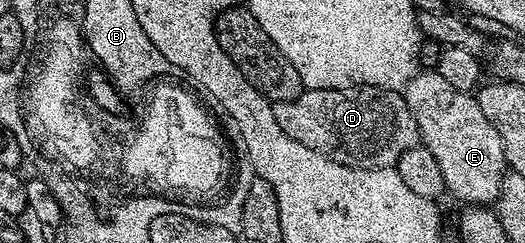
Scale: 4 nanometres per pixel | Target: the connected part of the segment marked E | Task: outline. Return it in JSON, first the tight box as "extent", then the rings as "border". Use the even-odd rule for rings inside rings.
{"extent":[403,71,507,205],"border":[[[419,71],[405,84],[403,96],[407,107],[411,107],[411,115],[417,120],[417,131],[420,144],[424,145],[431,155],[435,155],[435,163],[439,163],[439,171],[443,171],[446,190],[454,193],[459,200],[469,205],[484,205],[496,202],[501,194],[501,185],[505,182],[507,162],[505,160],[505,148],[499,139],[499,131],[483,115],[483,107],[479,107],[476,96],[473,93],[459,91],[459,87],[451,87],[443,75],[436,71]]]}

